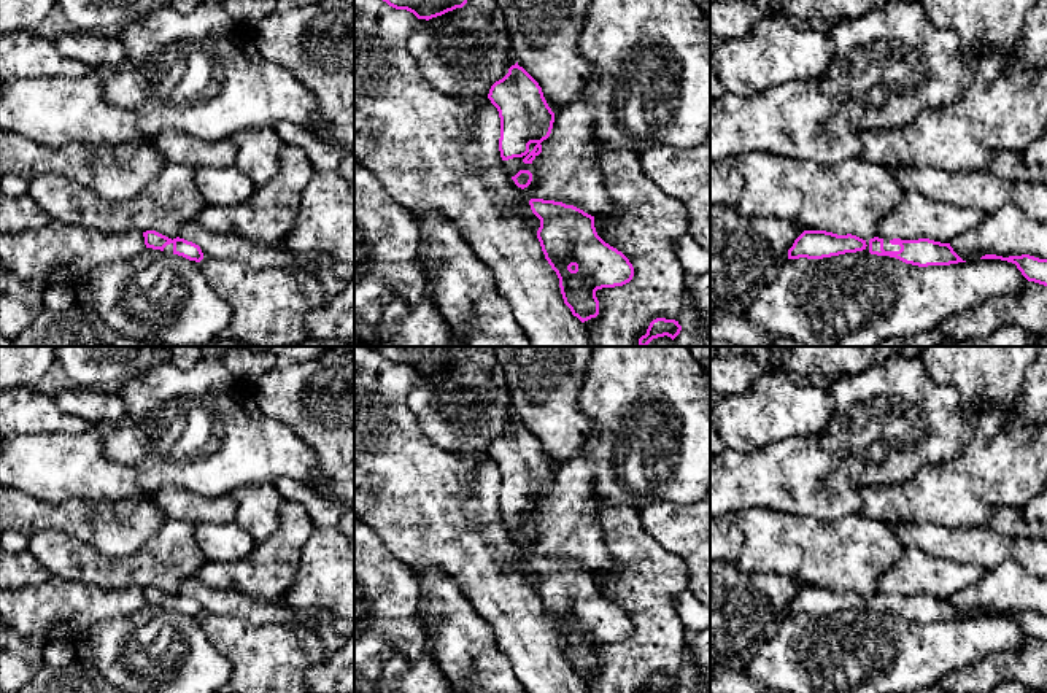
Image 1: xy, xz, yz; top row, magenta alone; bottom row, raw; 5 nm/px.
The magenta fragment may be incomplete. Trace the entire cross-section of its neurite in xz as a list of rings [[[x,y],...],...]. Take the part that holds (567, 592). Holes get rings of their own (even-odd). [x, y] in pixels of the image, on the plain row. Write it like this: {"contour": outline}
{"contour": [[[531,555],[532,569],[540,575],[537,594],[545,615],[559,634],[564,660],[581,679],[599,671],[596,647],[629,639],[634,623],[616,604],[605,599],[596,588],[594,572],[562,558]]]}

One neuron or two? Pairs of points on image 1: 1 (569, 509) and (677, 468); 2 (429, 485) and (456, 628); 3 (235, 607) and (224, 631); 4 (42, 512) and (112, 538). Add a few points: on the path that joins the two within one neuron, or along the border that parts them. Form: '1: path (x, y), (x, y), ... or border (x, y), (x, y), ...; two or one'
1: path (596, 483), (612, 468), (650, 468); one
2: border (417, 569), (434, 568), (445, 574), (472, 604); two
3: border (204, 612), (240, 617), (258, 625), (267, 625); two
4: path (59, 517), (75, 517), (94, 526); one

